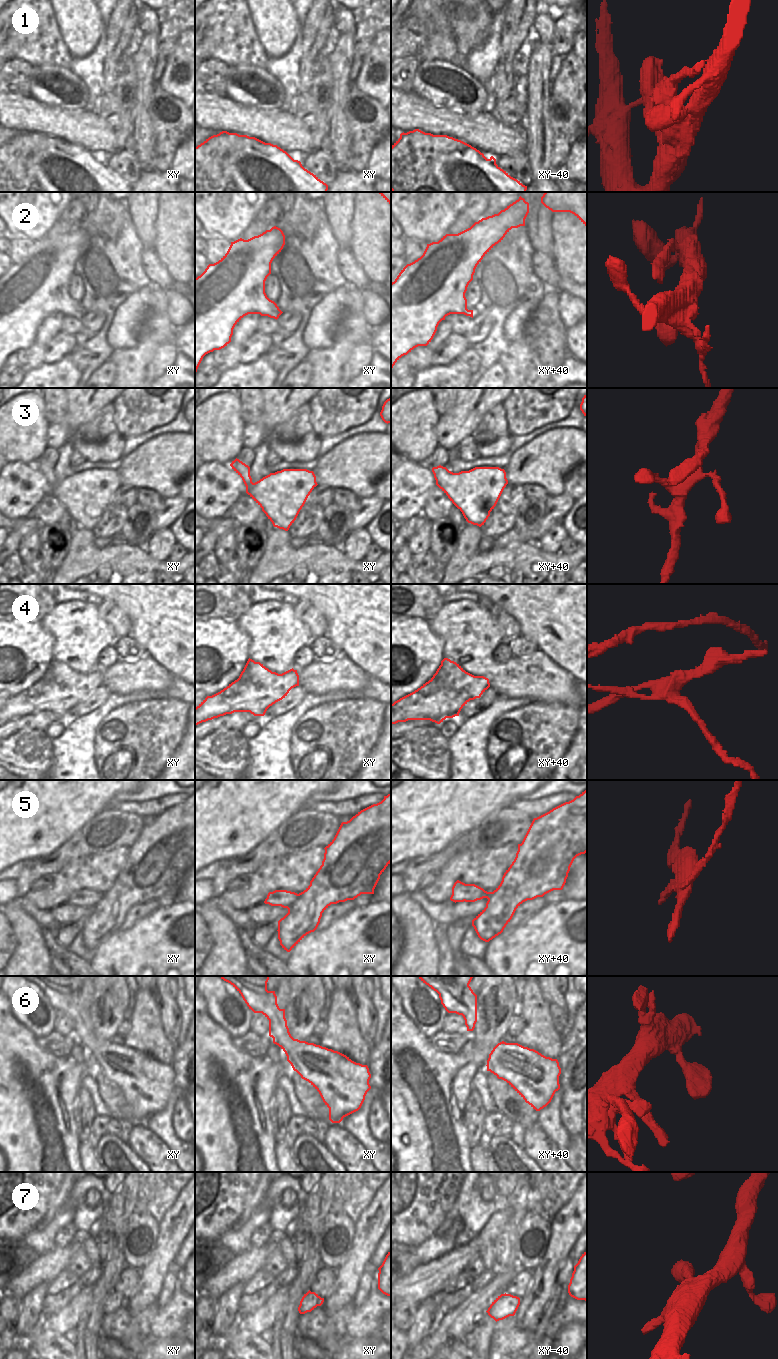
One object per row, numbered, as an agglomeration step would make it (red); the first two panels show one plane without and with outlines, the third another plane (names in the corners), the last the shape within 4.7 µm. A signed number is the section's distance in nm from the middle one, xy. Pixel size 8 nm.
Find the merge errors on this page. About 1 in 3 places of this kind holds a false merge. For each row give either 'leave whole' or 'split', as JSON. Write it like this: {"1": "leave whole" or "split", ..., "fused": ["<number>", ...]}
{"1": "split", "2": "leave whole", "3": "leave whole", "4": "split", "5": "split", "6": "leave whole", "7": "leave whole", "fused": ["1", "4", "5"]}

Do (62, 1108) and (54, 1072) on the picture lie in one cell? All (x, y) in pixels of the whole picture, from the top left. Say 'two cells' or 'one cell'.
one cell

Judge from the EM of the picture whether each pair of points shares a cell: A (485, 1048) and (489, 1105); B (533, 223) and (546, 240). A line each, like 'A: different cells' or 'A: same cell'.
A: different cells
B: same cell

